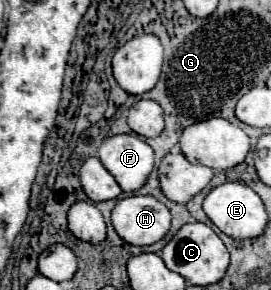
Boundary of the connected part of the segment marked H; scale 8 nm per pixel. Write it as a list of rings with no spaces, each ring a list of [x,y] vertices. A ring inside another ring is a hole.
[[[130,195],[112,209],[116,233],[130,245],[152,245],[170,229],[170,211],[150,195]]]

